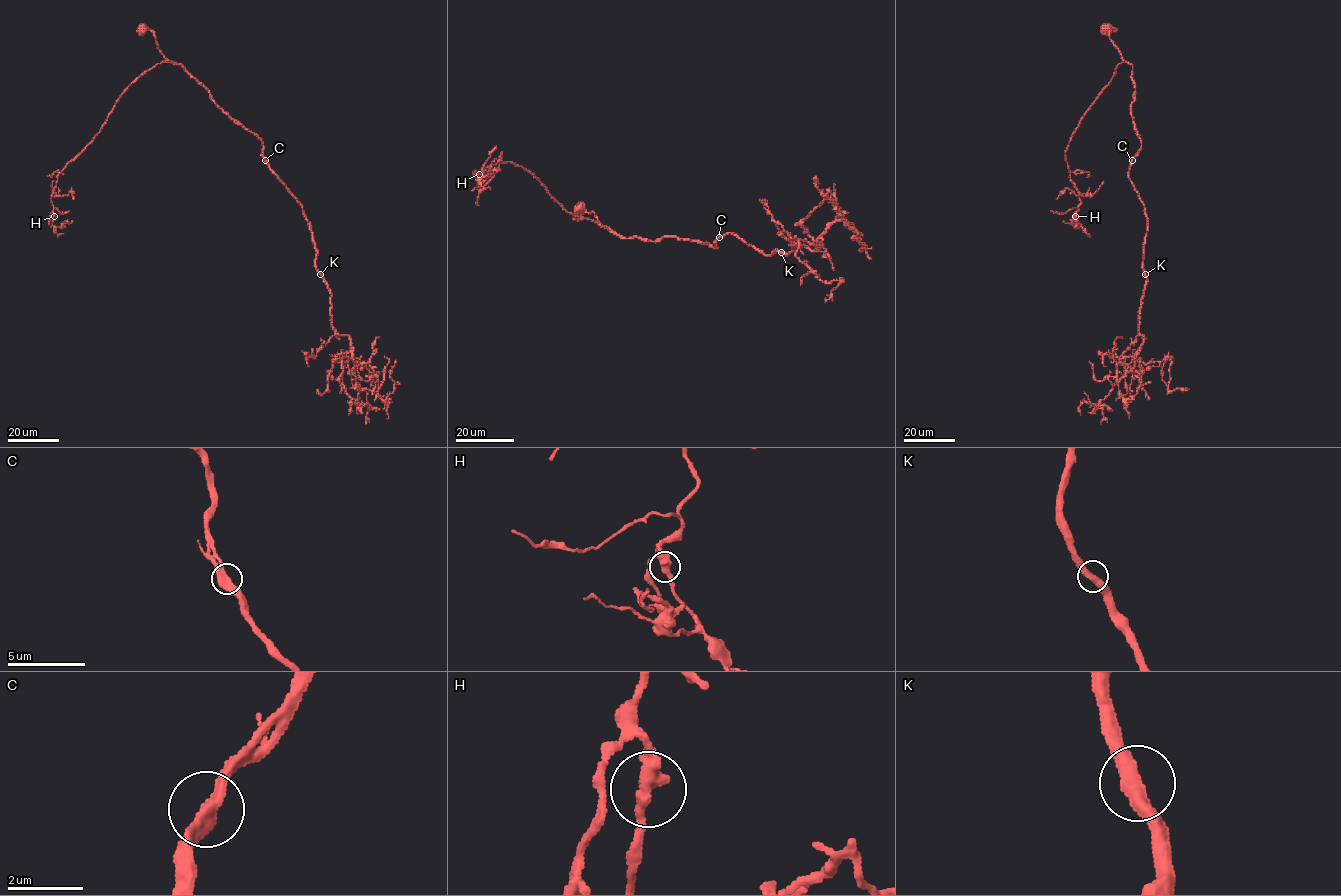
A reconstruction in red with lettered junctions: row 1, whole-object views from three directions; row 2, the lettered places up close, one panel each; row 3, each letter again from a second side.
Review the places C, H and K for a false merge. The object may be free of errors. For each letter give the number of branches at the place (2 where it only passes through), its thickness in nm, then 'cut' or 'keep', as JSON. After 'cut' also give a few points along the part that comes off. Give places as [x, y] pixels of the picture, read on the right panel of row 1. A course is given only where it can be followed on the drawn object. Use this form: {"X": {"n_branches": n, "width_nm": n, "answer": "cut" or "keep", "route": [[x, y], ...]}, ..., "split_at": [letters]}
{"C": {"n_branches": 2, "width_nm": 440, "answer": "keep"}, "H": {"n_branches": 2, "width_nm": 420, "answer": "keep"}, "K": {"n_branches": 2, "width_nm": 440, "answer": "keep"}, "split_at": []}

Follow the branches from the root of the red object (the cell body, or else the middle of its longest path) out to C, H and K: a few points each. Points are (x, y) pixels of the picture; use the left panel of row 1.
C: (143, 29), (152, 32), (167, 60), (180, 64), (224, 112), (261, 140), (265, 160)
H: (143, 29), (152, 32), (167, 60), (145, 71), (127, 87), (100, 132), (58, 175), (51, 197), (54, 216)
K: (143, 29), (152, 32), (167, 60), (180, 64), (224, 112), (261, 140), (268, 166), (302, 207), (320, 274)

